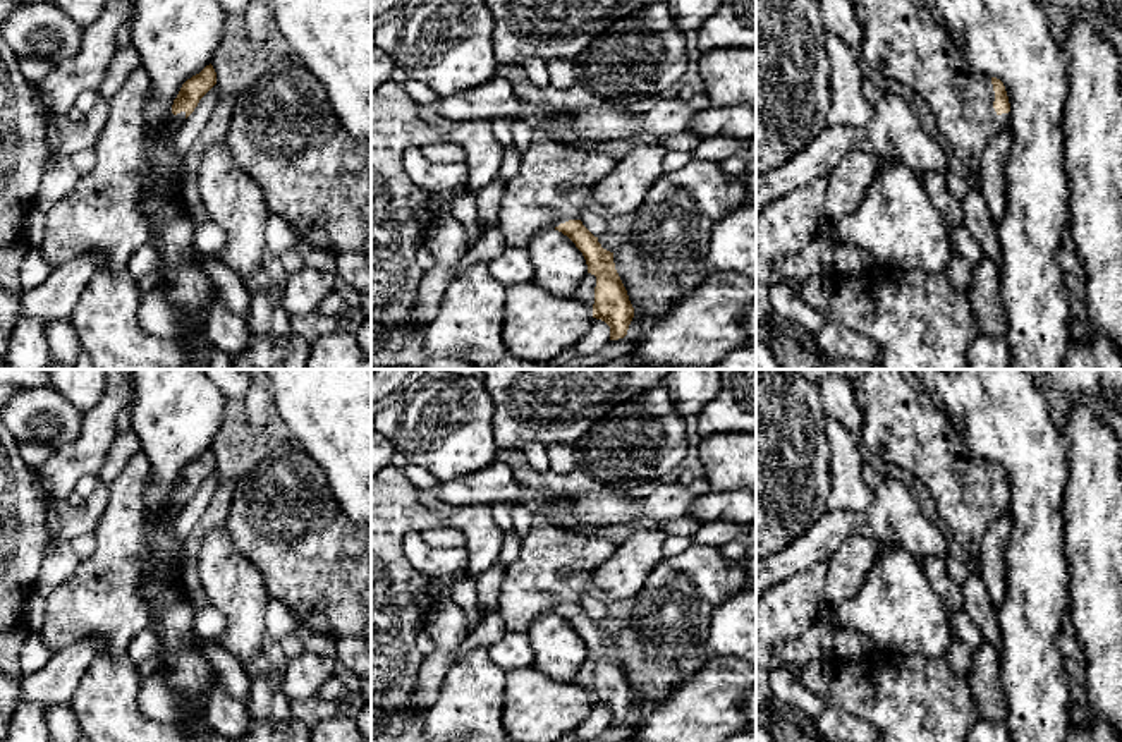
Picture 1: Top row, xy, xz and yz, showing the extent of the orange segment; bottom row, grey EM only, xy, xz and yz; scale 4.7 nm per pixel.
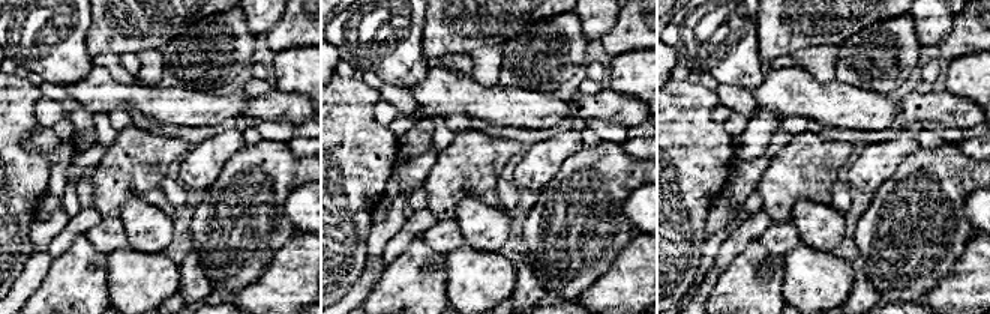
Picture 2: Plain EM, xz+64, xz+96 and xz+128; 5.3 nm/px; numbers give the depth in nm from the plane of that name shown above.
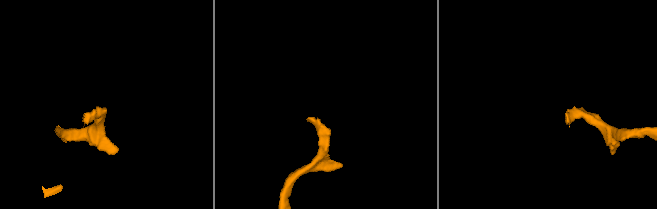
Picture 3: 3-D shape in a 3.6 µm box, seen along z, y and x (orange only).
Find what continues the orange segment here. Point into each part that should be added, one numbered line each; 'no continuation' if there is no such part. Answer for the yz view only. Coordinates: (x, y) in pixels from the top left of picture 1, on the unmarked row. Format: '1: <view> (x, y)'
1: yz (901, 425)

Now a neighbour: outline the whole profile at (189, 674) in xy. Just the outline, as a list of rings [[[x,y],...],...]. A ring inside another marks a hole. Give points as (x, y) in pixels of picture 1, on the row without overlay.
[[[172,527],[153,536],[141,593],[151,608],[158,670],[191,706],[191,715],[182,721],[194,721],[204,720],[198,709],[204,708],[216,672],[201,654],[201,637],[194,630],[196,608],[180,589],[184,555],[184,544],[175,539]]]

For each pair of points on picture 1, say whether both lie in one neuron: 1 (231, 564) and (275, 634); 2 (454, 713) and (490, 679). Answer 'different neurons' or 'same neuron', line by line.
1: different neurons
2: same neuron

